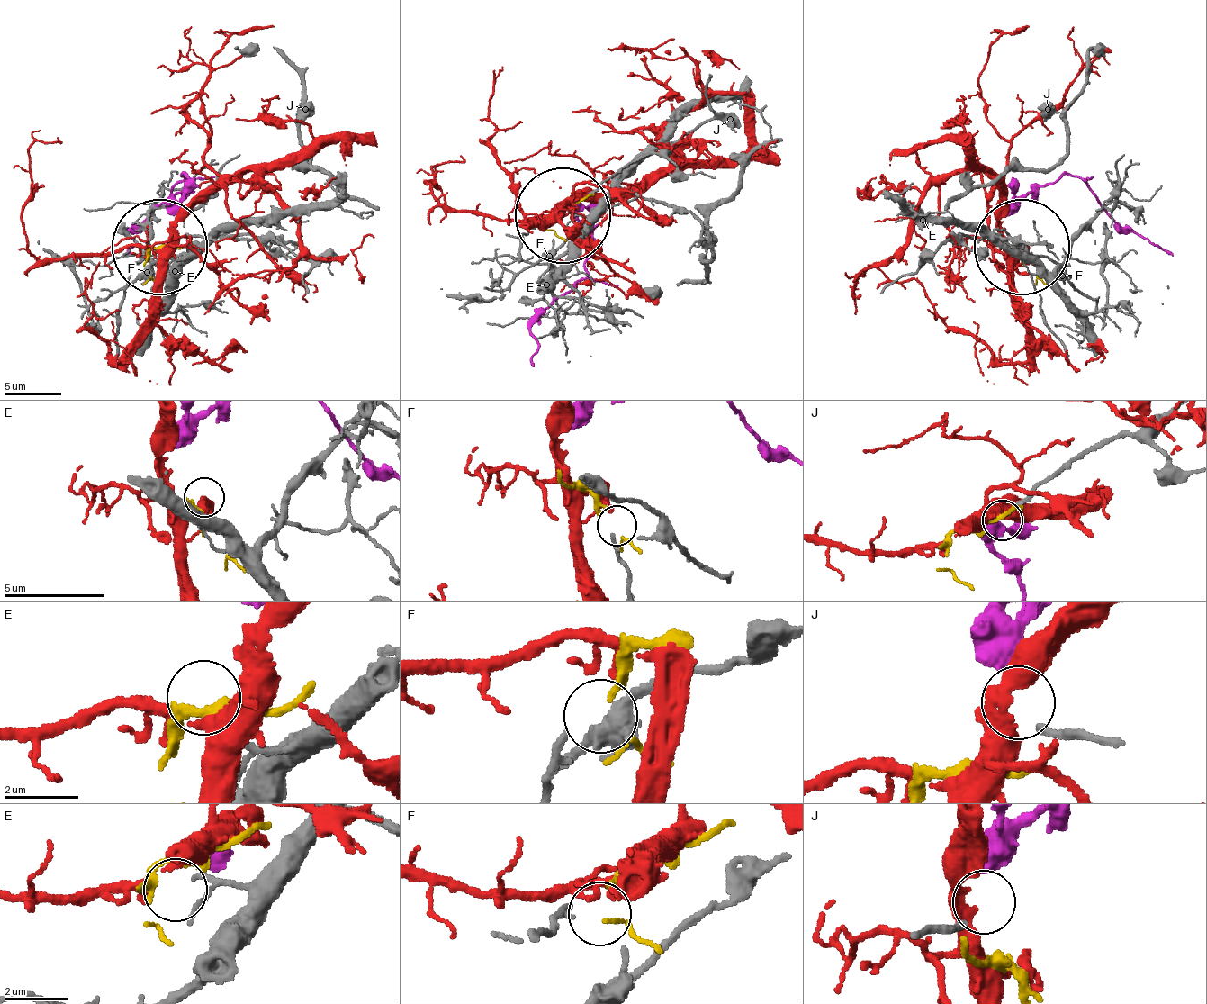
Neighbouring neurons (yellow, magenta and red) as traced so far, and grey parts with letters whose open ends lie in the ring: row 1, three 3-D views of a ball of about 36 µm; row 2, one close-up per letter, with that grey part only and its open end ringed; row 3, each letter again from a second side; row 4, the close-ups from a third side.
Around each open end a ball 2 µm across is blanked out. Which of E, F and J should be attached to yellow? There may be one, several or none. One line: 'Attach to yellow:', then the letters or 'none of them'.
Attach to yellow: F

